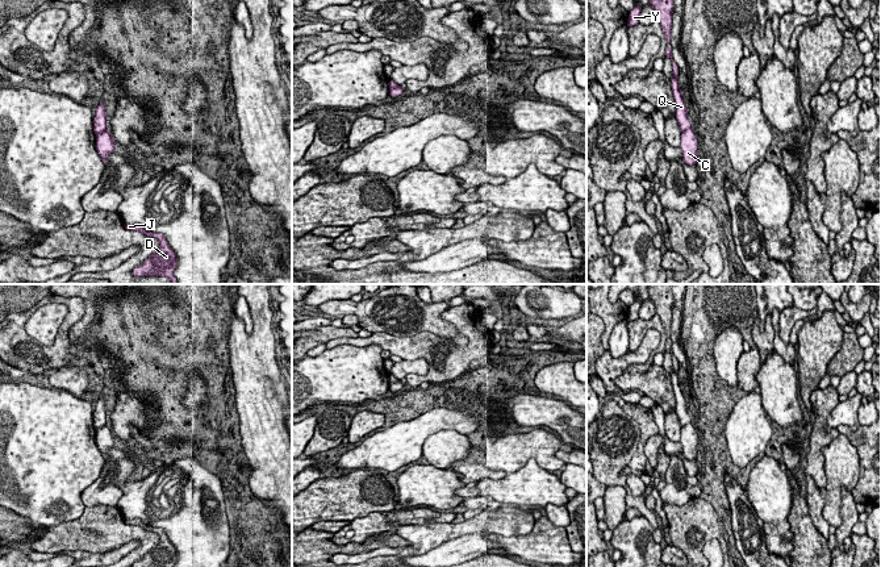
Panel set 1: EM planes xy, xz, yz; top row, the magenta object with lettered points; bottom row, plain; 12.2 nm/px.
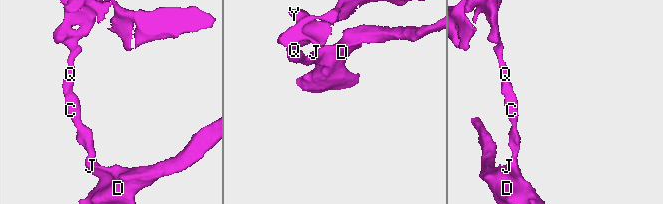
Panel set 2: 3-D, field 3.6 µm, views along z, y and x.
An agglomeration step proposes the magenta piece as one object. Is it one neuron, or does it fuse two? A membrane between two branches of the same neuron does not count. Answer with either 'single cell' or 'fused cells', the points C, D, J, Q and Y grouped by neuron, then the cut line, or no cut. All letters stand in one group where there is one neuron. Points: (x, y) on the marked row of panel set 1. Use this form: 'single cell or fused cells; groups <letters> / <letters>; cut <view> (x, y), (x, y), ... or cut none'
fused cells; groups C D J / Q Y; cut xy (105, 129), (96, 134)

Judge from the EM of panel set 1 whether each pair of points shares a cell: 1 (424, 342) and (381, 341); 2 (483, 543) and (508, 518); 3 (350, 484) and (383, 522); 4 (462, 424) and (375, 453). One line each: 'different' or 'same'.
1: same
2: different
3: different
4: same

